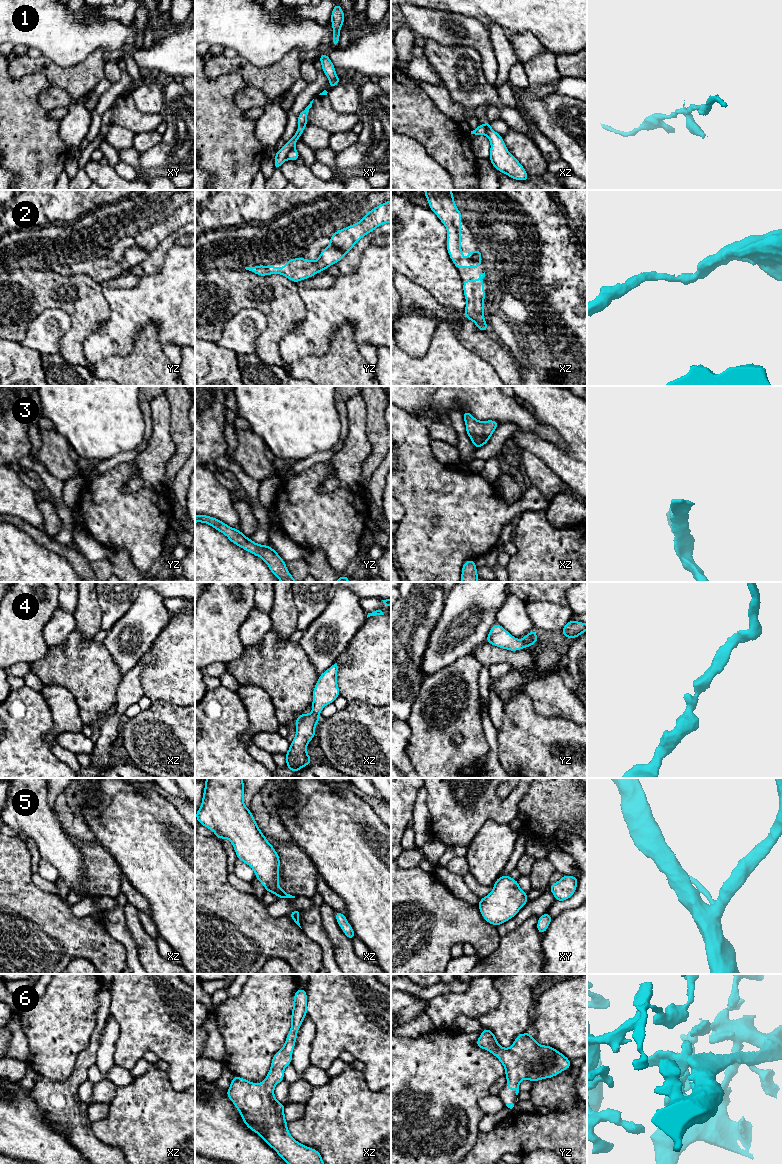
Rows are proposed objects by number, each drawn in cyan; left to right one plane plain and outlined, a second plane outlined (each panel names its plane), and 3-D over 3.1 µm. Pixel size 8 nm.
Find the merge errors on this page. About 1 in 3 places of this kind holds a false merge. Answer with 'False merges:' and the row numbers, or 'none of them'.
False merges: 1

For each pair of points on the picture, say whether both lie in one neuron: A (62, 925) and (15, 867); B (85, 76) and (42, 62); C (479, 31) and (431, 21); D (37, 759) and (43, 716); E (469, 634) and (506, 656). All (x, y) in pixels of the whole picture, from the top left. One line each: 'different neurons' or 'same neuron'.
A: same neuron
B: same neuron
C: same neuron
D: same neuron
E: different neurons

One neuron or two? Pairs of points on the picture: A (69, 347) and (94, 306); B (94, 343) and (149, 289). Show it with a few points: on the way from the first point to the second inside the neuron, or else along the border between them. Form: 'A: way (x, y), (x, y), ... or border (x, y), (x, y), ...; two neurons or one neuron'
A: way (75, 337), (81, 329), (86, 316); one neuron
B: way (109, 335), (140, 304); one neuron

